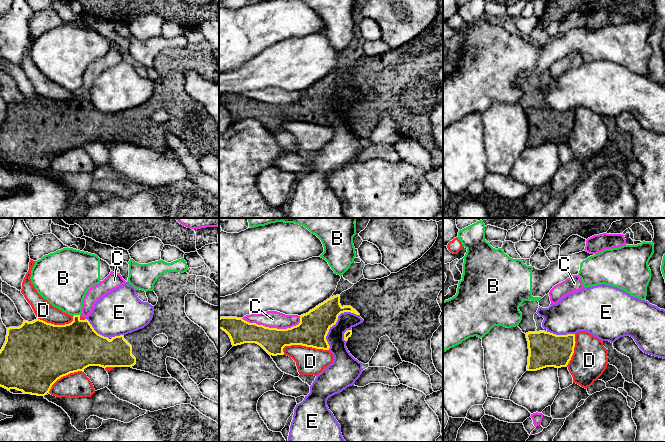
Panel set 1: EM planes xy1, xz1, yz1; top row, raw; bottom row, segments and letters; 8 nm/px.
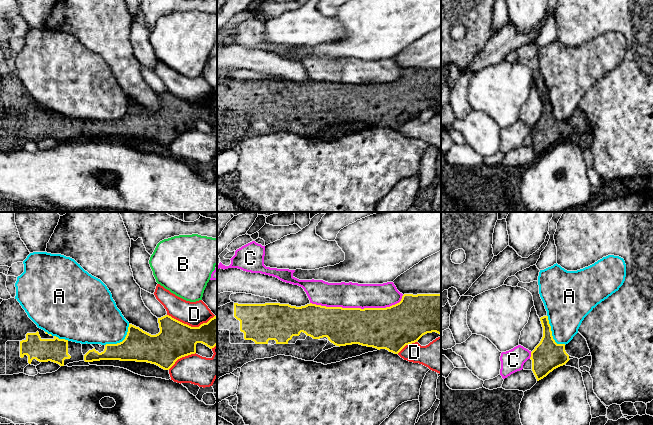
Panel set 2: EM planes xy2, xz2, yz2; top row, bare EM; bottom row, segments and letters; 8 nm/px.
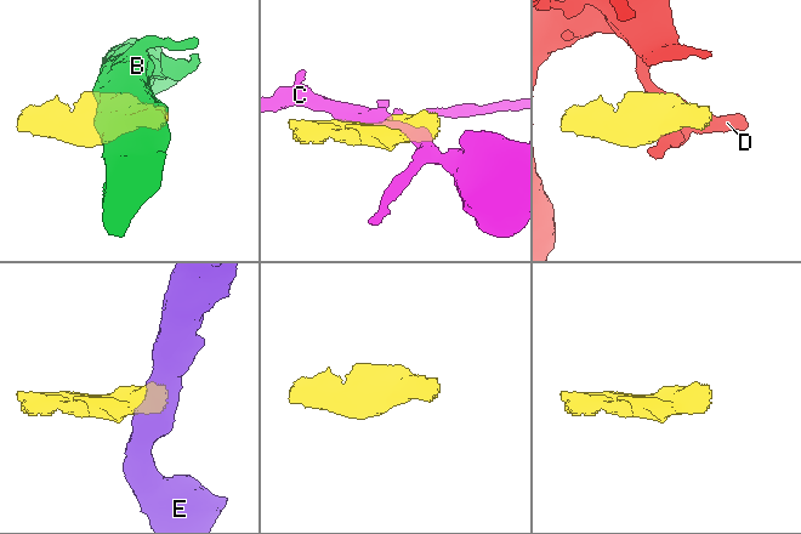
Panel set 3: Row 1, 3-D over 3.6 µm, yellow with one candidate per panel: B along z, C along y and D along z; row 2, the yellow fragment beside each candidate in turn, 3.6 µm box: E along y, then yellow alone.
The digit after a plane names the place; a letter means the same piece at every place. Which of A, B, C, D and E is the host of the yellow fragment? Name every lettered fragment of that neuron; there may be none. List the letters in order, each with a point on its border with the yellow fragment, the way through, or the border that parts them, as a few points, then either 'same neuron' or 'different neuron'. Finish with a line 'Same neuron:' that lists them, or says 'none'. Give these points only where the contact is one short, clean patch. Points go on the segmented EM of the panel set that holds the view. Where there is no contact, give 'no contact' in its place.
A: contact yz2 (551, 333); different neuron
B: contact xy1 (76, 315); border xy1 (80, 315), (73, 316); different neuron
C: contact xz2 (357, 308); different neuron
D: contact xz1 (305, 345); different neuron
E: contact xz1 (336, 321); different neuron
Same neuron: none

